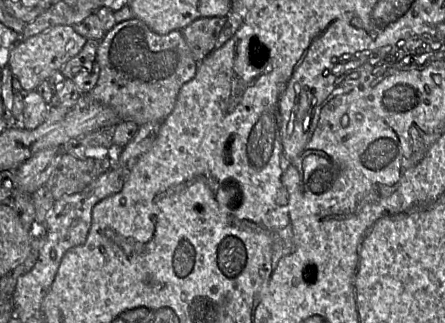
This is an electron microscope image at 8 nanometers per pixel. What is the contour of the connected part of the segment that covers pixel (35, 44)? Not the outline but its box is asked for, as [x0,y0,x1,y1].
[4,25,86,91]

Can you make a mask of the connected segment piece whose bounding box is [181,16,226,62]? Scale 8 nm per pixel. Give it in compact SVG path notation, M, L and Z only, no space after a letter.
M202 17L182 29L182 35L196 61L201 61L216 49L215 42L225 21L226 17Z

